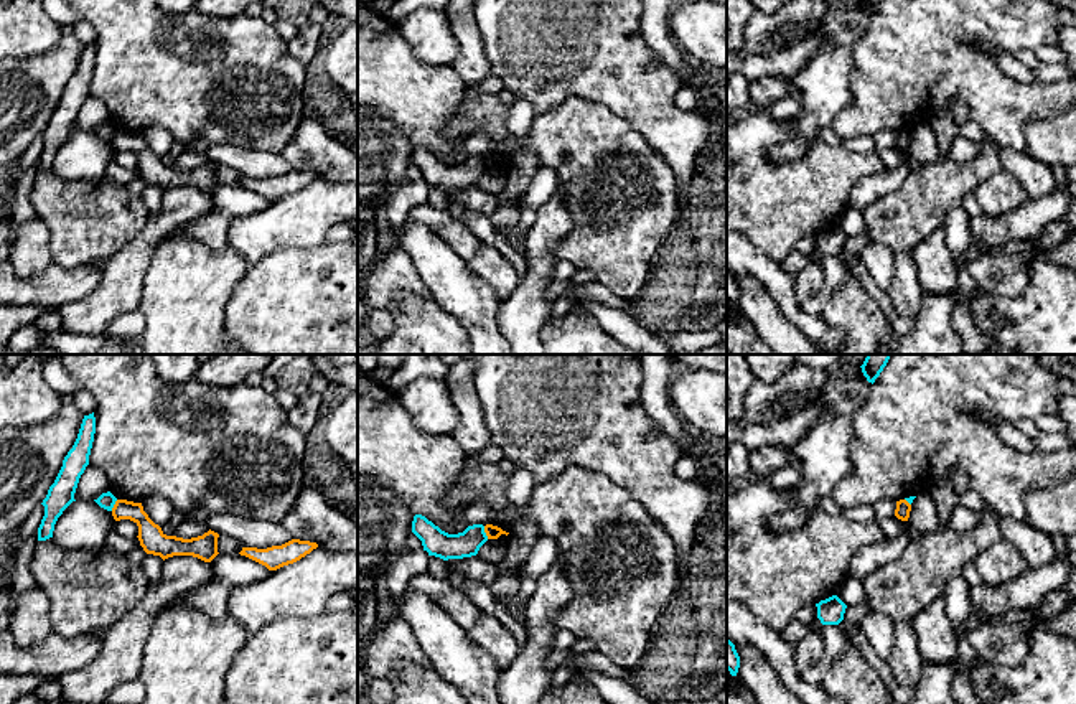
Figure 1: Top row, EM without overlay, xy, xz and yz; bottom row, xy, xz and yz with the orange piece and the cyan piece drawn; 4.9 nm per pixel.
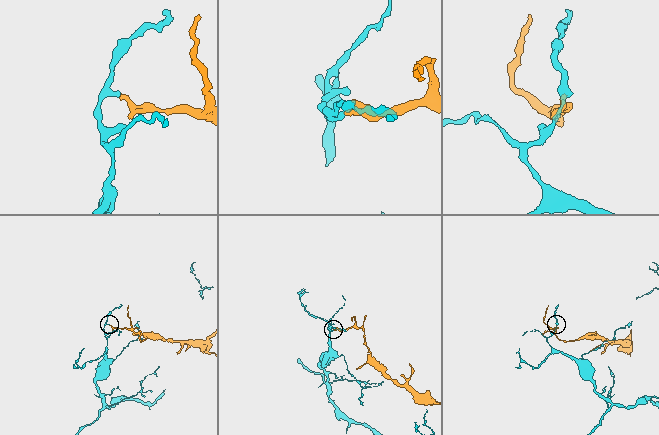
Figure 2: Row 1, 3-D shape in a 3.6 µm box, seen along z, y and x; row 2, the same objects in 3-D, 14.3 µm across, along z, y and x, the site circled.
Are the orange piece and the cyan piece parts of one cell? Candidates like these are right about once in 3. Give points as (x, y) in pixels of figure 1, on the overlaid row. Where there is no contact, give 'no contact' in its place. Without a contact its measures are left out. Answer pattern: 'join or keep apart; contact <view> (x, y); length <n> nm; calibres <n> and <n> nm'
keep apart; contact xz (485, 531); length 70 nm; calibres 70 and 130 nm

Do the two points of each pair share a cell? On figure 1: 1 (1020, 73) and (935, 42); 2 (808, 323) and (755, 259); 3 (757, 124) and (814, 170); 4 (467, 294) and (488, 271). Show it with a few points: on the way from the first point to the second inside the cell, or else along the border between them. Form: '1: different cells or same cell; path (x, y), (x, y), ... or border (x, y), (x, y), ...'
1: different cells; border (981, 46), (1004, 73), (1019, 81), (1033, 83)
2: same cell; path (791, 309), (781, 287), (770, 276)
3: same cell; path (757, 147), (757, 159), (770, 172), (791, 172)
4: different cells; border (465, 261), (488, 284), (500, 302)

